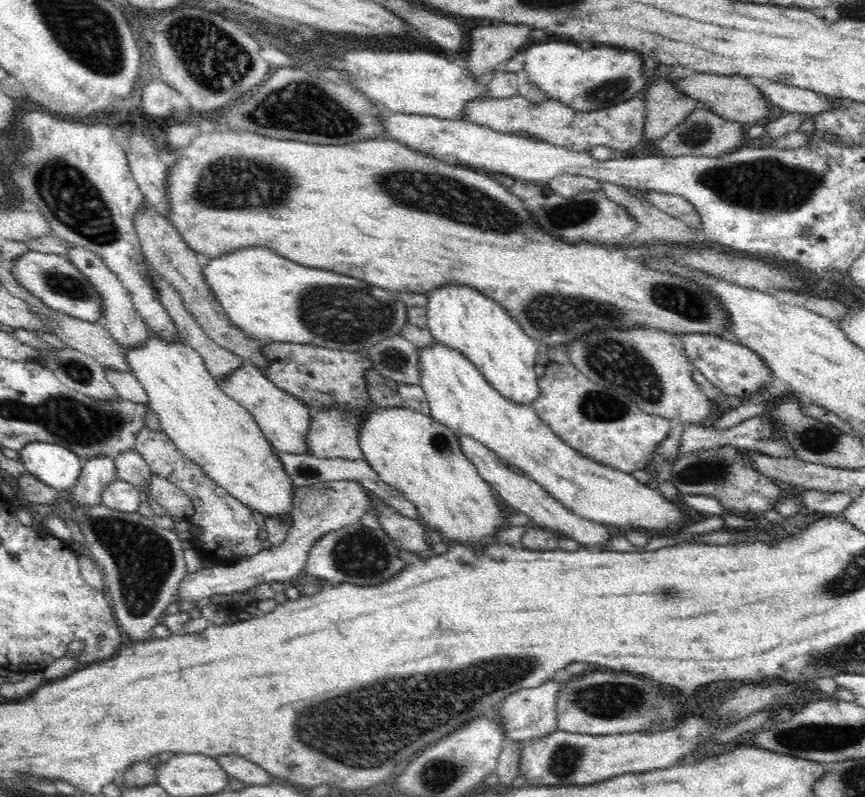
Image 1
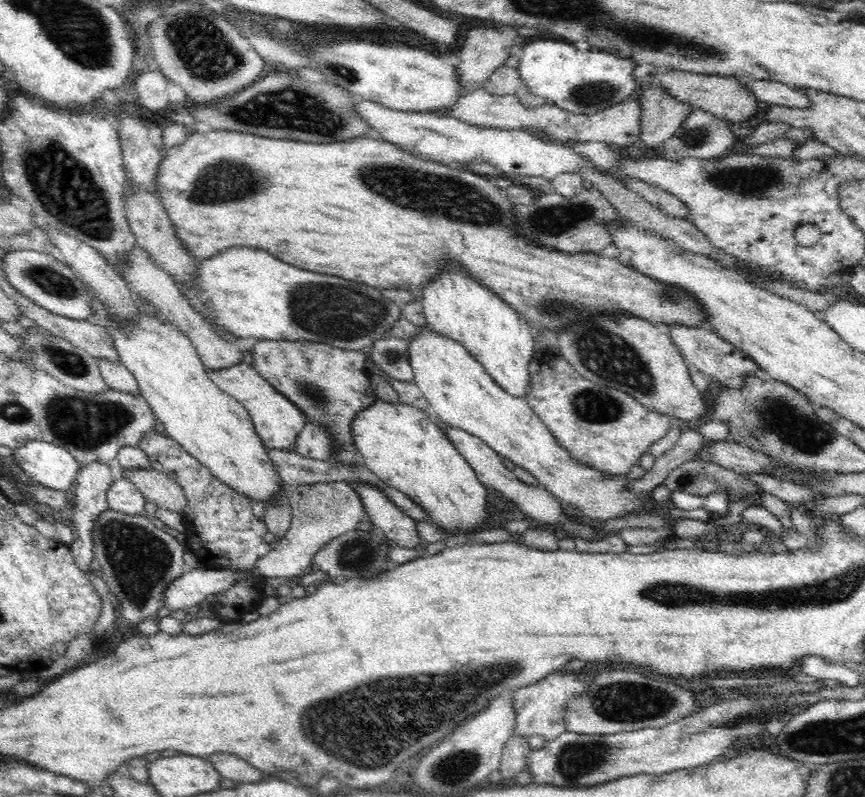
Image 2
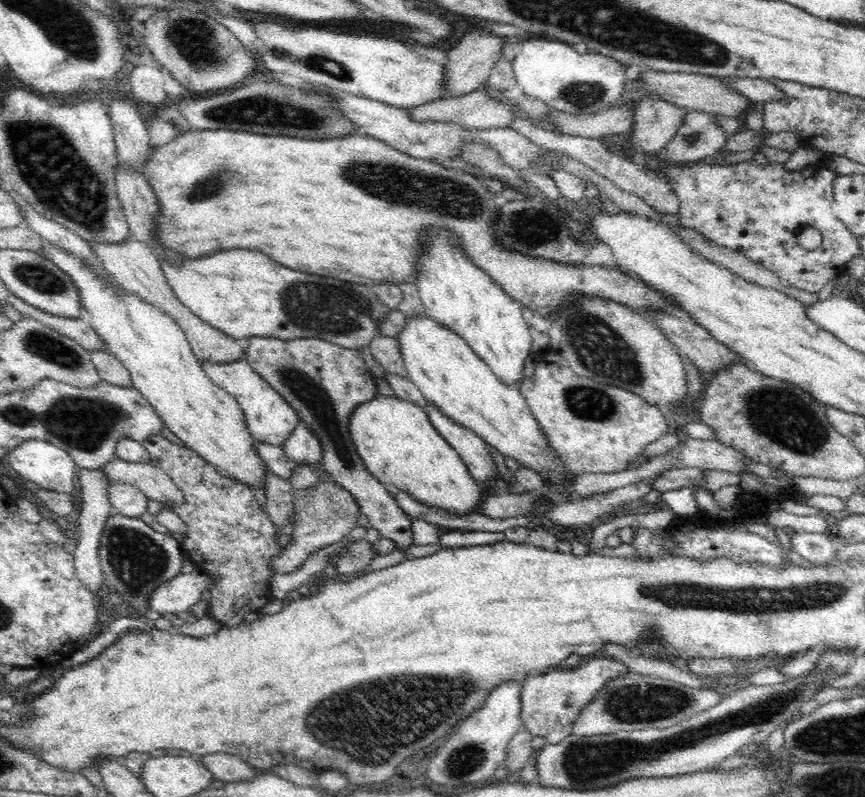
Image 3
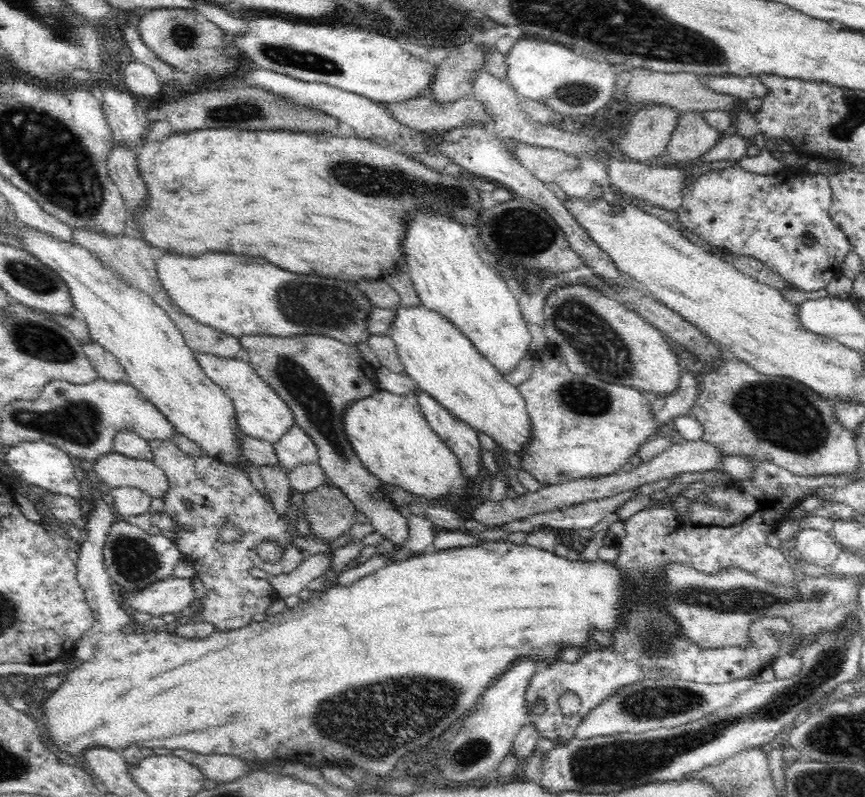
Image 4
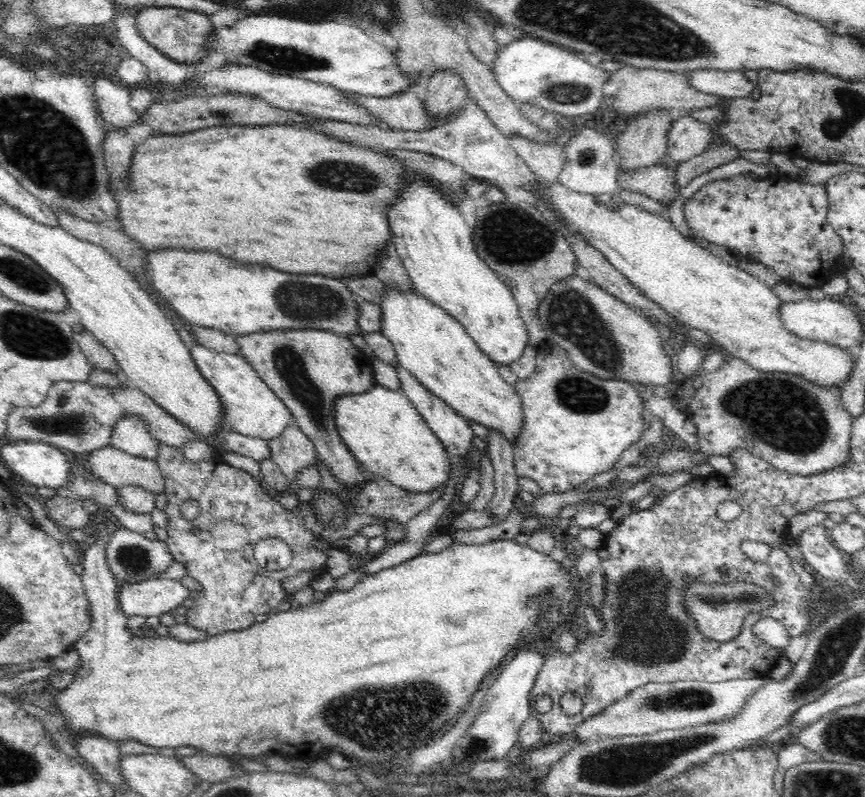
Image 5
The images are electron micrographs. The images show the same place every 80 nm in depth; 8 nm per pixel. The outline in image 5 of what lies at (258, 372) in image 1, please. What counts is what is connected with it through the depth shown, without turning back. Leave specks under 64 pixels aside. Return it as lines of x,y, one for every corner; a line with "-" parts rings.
198,343
189,346
194,362
202,376
214,387
223,407
223,424
238,434
270,440
294,423
293,416
276,393
258,376
250,363
240,354
210,350

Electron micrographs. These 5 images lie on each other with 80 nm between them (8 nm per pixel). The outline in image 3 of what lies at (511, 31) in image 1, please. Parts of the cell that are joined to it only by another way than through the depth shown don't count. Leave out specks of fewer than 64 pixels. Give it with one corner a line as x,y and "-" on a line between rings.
472,31
466,33
457,47
447,52
445,67
445,87
448,97
457,97
470,94
481,88
486,83
493,66
502,55
502,46
506,38
494,35
494,33
479,33

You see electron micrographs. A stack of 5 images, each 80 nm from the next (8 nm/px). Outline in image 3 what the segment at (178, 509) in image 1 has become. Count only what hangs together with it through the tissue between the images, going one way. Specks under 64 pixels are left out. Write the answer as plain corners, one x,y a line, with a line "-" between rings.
115,457
104,464
101,469
111,483
124,482
140,489
149,499
158,501
165,508
170,505
179,505
185,501
184,493
174,484
174,481
160,468
150,463
128,462

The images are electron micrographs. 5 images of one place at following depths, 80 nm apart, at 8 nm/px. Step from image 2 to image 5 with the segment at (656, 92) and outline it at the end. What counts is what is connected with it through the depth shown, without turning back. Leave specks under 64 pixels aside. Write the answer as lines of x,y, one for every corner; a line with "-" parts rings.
652,109
632,117
628,122
624,134
617,140
617,160
622,171
636,171
643,167
650,167
666,163
668,151
668,132
672,128
675,117
674,112
663,109

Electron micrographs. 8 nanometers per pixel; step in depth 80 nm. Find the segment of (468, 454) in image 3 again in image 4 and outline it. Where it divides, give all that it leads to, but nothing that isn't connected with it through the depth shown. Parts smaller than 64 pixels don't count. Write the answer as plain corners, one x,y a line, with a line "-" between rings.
420,389
415,392
420,410
431,429
448,445
459,458
466,477
480,474
480,440
478,432
440,405
432,396

